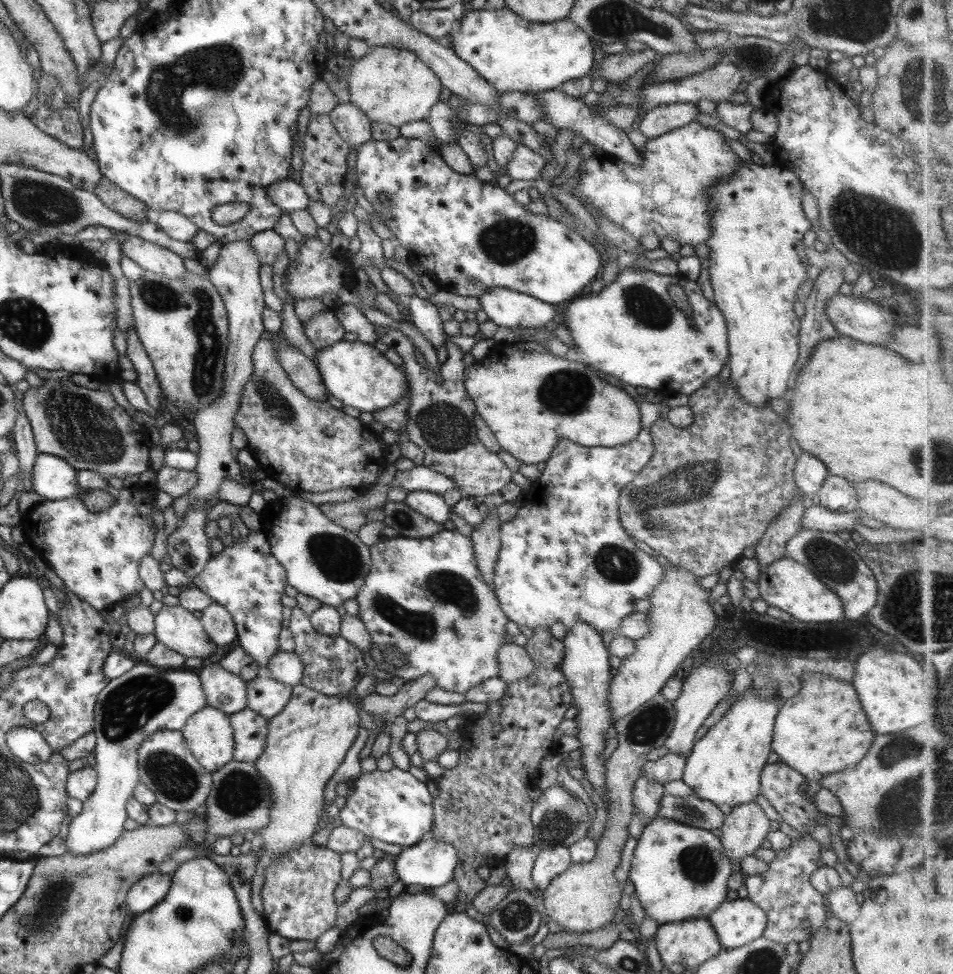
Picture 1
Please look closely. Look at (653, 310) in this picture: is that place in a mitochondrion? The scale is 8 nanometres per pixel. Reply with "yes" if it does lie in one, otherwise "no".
yes

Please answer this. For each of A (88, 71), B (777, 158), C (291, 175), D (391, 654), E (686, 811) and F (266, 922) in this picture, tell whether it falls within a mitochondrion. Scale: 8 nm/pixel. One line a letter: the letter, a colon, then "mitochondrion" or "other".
A: other
B: other
C: other
D: mitochondrion
E: mitochondrion
F: other

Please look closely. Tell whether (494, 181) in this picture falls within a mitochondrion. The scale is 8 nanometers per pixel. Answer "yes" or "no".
no

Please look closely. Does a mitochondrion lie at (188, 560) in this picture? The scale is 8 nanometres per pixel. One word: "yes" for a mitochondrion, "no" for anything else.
no

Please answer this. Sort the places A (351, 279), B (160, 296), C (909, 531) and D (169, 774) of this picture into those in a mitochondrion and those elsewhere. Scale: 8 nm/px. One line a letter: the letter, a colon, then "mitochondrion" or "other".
A: other
B: mitochondrion
C: other
D: mitochondrion

